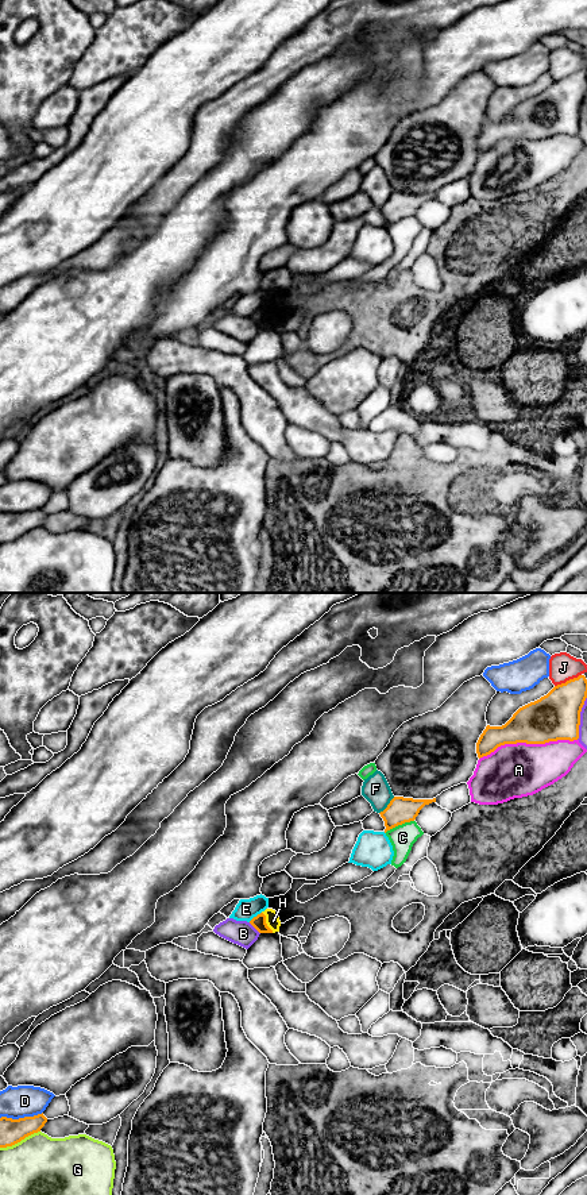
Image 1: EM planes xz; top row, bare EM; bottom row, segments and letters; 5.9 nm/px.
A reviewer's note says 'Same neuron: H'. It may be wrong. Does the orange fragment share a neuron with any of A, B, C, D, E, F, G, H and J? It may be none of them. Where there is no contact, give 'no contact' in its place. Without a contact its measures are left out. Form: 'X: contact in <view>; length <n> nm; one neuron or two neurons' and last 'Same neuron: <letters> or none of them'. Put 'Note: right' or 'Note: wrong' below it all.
A: contact in xz; length 600 nm; two neurons
B: contact in xz; length 260 nm; two neurons
C: contact in xz; length 190 nm; two neurons
D: contact in xz; length 260 nm; two neurons
E: contact in xz; length 100 nm; two neurons
F: contact in xz; length 140 nm; two neurons
G: contact in xz; length 260 nm; two neurons
H: contact in xz; length 140 nm; two neurons
J: contact in xz; length 180 nm; two neurons
Same neuron: none of them
Note: wrong

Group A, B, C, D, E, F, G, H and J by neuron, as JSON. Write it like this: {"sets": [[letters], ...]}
{"sets": [["A"], ["B"], ["C"], ["D"], ["E"], ["F"], ["G"], ["H"], ["J"]]}

